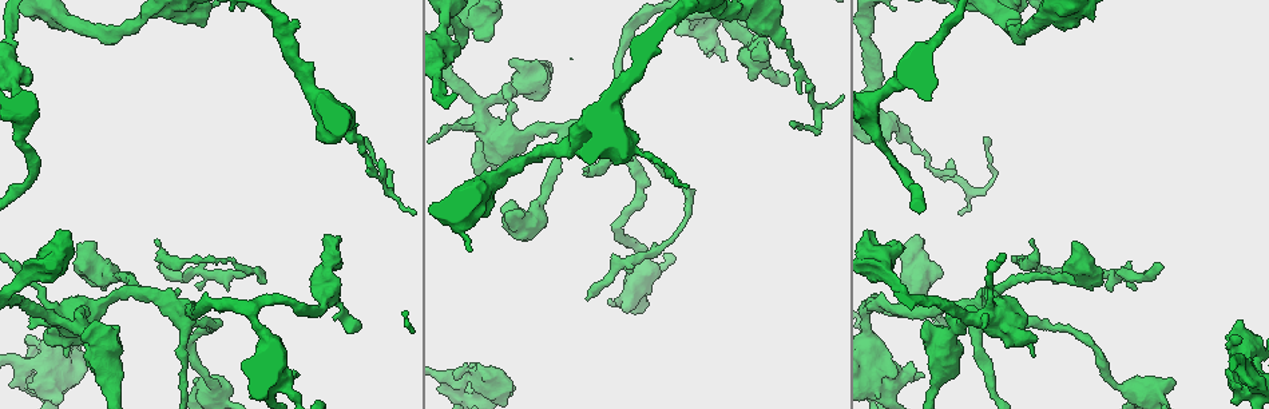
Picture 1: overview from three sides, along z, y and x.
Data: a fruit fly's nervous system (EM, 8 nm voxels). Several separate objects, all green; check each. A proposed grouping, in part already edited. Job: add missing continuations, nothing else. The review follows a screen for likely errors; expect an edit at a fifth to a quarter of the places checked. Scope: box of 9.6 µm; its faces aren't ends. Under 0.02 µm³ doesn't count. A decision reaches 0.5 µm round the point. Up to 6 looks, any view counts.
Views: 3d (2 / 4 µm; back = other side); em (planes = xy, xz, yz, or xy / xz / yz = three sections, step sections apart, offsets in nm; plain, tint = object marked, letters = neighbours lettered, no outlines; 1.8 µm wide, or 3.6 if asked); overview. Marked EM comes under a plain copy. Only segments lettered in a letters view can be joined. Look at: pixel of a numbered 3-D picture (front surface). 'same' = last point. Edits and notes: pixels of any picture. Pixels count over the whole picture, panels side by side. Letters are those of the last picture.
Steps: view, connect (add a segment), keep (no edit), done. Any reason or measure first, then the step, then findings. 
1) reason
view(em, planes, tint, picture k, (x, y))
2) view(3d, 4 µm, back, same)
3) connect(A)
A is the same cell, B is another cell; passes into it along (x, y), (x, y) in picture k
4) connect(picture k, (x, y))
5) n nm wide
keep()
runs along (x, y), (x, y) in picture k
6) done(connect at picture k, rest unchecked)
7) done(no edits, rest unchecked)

thick end
view(em, planes, letters, picture 1, (458, 47))

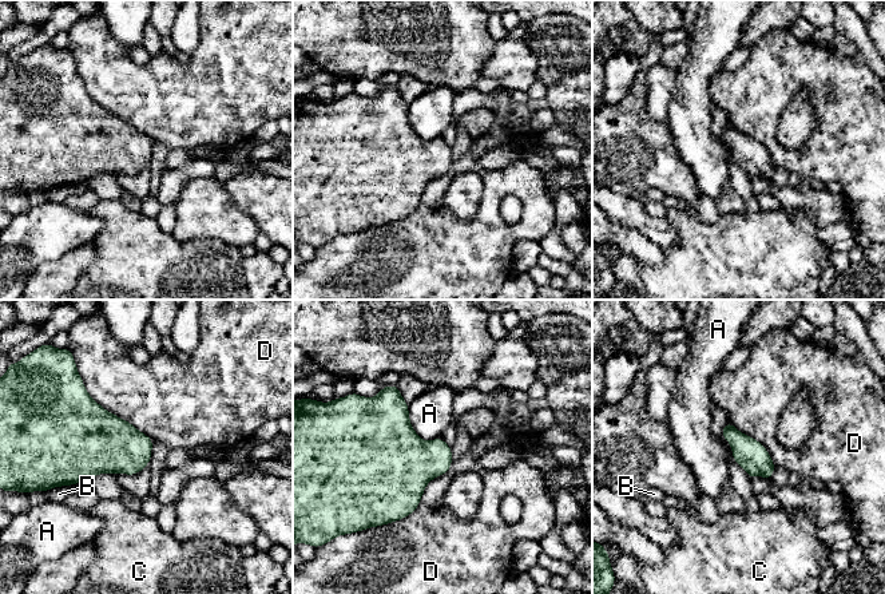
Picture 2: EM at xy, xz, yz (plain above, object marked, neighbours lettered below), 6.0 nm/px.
keep()
A, B, C and D are other cells; none of them fits

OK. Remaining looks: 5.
end of a long branch
view(em, planes, letters, picture 1, (93, 242))

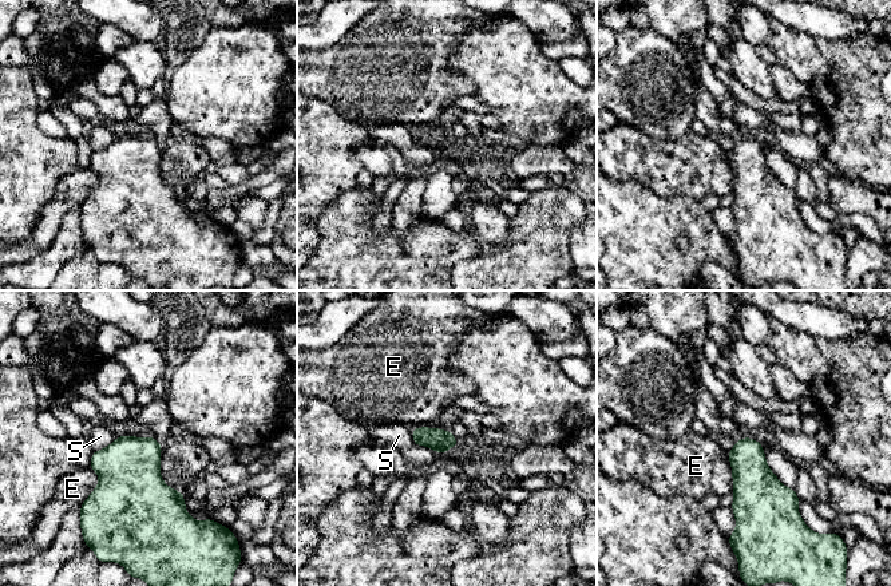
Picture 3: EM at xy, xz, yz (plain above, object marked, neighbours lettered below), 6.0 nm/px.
keep()
E and S are other cells; no lettered segment goes on from it

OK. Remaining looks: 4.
end of a long branch
view(em, planes, letters, picture 1, (157, 266))

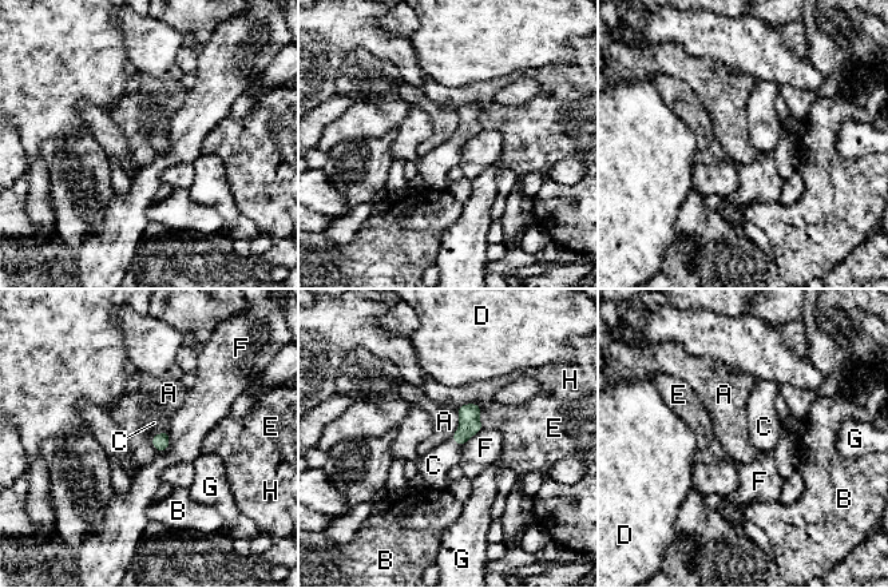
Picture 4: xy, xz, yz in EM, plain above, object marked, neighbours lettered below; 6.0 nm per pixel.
connect(C)
C is the same cell, A, B, D, E, F, G and H are other cells; passes into it along (161, 441), (158, 433), (154, 420) in picture 4; it goes on there

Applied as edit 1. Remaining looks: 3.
done(connect at picture 4, rest unchecked)

